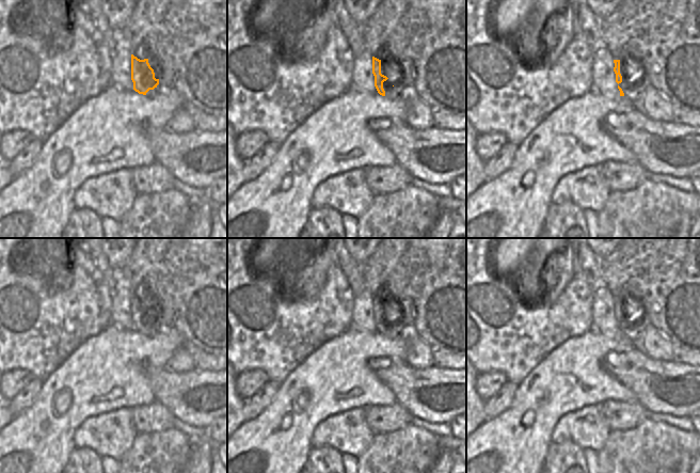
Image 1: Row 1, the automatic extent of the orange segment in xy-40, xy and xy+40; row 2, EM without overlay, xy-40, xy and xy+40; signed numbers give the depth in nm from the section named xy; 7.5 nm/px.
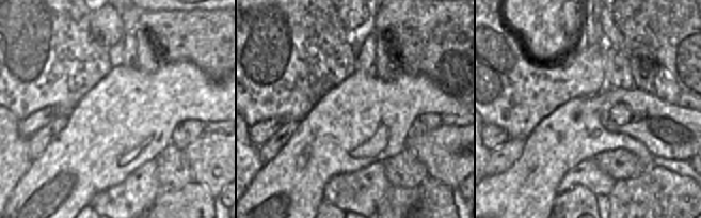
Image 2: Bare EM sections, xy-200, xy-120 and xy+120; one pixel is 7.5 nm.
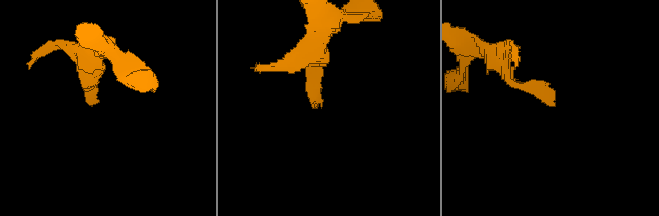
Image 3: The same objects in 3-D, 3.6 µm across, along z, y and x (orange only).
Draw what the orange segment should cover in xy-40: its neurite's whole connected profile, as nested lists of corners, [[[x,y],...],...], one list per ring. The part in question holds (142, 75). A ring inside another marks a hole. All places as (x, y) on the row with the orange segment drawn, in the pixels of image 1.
[[[131,54],[131,80],[133,90],[139,94],[156,96],[160,92],[166,92],[161,89],[161,81],[155,78],[148,59],[140,60],[133,54]]]

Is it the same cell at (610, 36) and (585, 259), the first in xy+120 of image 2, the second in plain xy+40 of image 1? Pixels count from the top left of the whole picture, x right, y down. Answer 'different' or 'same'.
same

